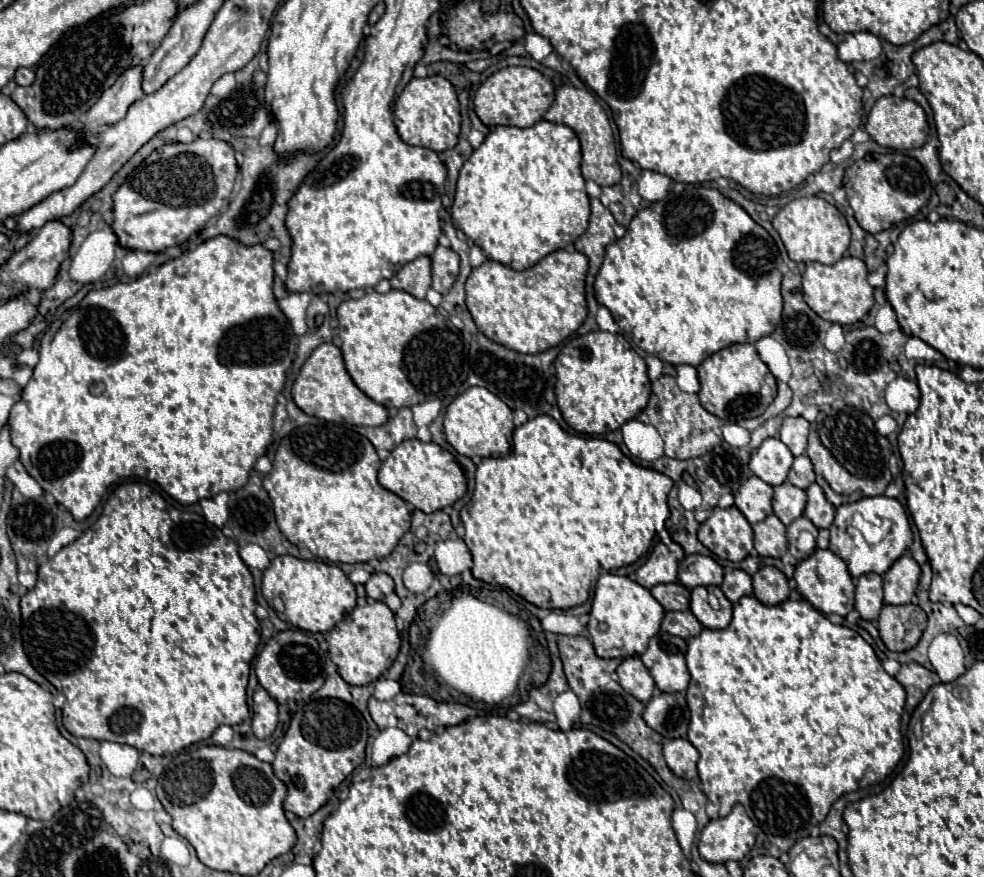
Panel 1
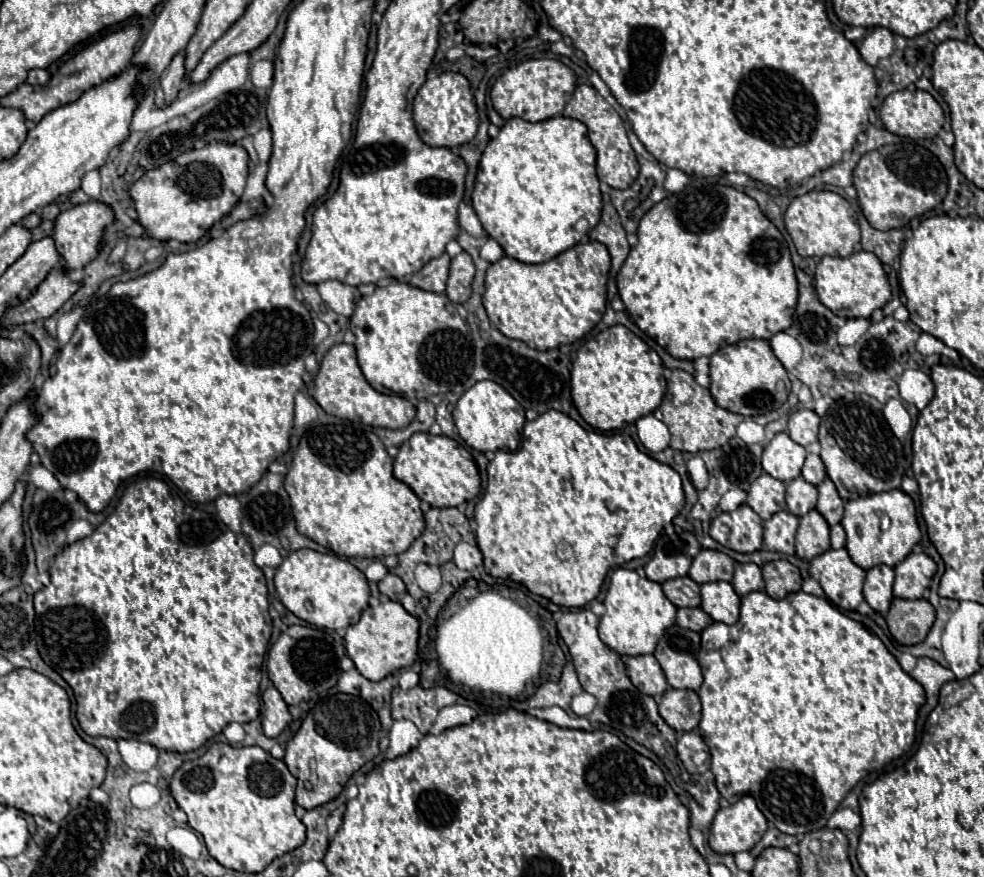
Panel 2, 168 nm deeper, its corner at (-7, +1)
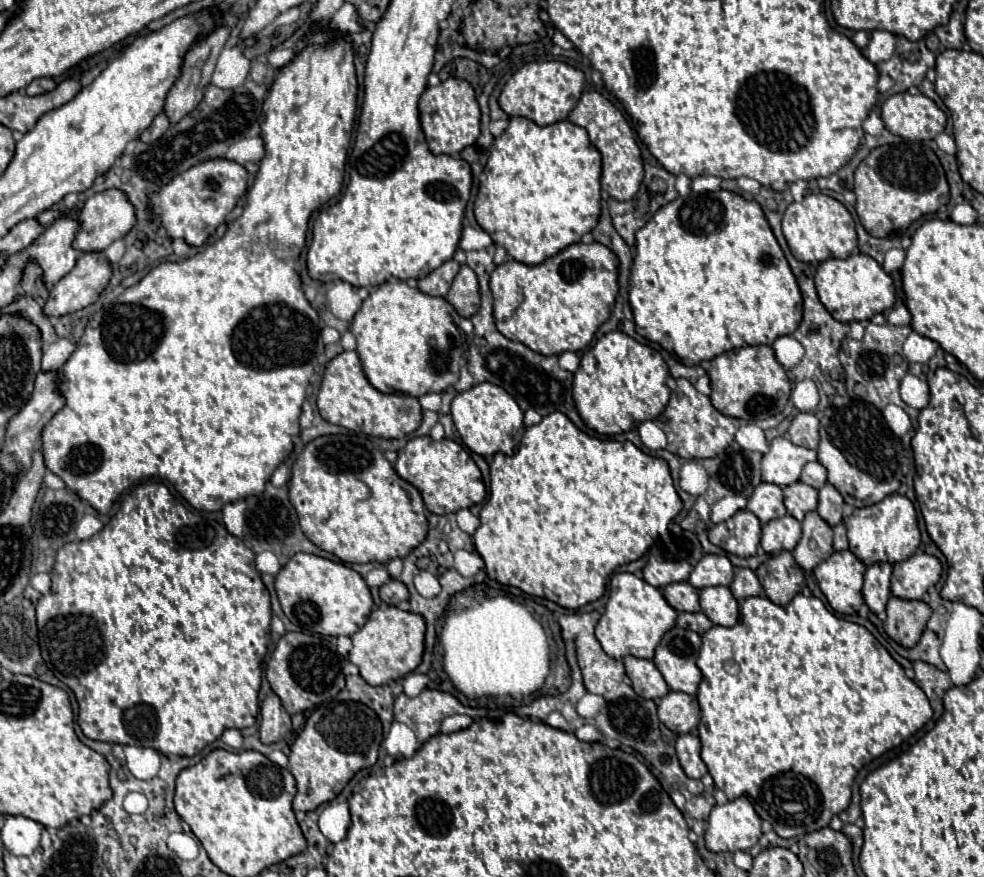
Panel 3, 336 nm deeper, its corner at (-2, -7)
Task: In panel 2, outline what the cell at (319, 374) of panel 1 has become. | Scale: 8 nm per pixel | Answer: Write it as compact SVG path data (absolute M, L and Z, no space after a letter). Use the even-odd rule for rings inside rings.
M334 344L320 362L320 370L314 378L314 400L322 406L326 414L332 414L342 420L362 422L368 426L382 428L402 428L408 426L414 418L414 404L398 394L380 394L364 378L358 362L356 350L352 344Z

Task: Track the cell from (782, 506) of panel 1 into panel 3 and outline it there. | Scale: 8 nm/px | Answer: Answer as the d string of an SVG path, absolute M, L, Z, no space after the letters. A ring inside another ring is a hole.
M795 482L783 488L785 494L785 506L787 512L791 516L795 516L797 520L803 520L803 516L811 510L817 508L817 490L803 484L803 482Z

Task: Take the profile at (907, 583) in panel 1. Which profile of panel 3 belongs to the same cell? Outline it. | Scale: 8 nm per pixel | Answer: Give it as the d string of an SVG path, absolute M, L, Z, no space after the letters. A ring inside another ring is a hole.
M913 554L911 558L893 566L891 590L893 596L905 600L921 600L923 594L941 578L941 562L931 554Z

